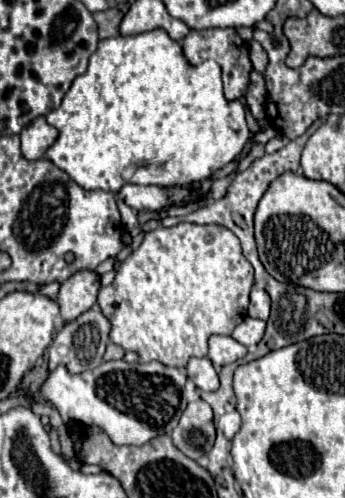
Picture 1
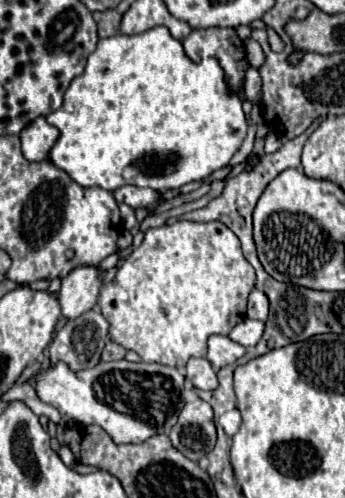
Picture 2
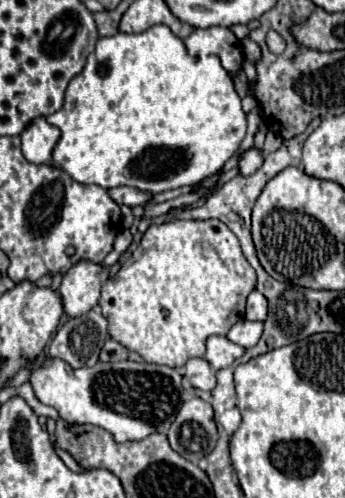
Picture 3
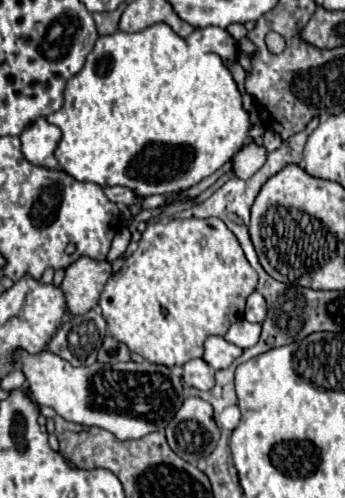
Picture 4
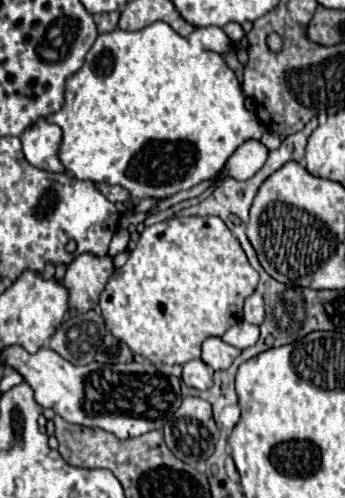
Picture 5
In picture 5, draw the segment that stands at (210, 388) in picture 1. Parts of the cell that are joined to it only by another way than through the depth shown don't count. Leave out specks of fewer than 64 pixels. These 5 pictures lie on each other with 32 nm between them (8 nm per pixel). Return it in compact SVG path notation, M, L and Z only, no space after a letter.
M200 358L196 360L190 360L184 364L184 372L182 372L182 380L192 386L192 388L198 388L198 390L208 390L212 386L212 368L202 362Z

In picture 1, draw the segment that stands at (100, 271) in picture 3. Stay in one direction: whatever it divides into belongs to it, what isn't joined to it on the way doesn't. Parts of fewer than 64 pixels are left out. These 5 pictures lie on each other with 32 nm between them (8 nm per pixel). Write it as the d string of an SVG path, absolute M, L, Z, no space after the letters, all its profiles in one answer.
M78 272L62 282L56 304L60 306L60 316L64 322L76 320L82 312L94 306L100 290L100 280L94 272Z

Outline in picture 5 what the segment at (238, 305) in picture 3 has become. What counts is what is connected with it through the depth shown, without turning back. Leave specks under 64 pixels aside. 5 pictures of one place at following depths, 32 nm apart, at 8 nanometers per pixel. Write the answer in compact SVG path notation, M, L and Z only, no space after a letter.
M170 218L144 228L136 250L128 256L128 262L110 276L102 290L100 308L106 328L112 336L126 342L134 354L140 354L150 362L182 366L200 358L202 342L206 338L222 336L236 320L242 318L244 300L256 290L256 284L258 272L248 264L240 242L232 232L228 232L228 226L220 218Z

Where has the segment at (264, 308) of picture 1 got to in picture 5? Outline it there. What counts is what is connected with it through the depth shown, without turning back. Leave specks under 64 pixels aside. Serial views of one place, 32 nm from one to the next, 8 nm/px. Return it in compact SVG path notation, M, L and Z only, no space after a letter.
M254 292L252 296L246 298L244 304L244 320L250 324L262 324L266 312L264 312L264 300L258 292Z

